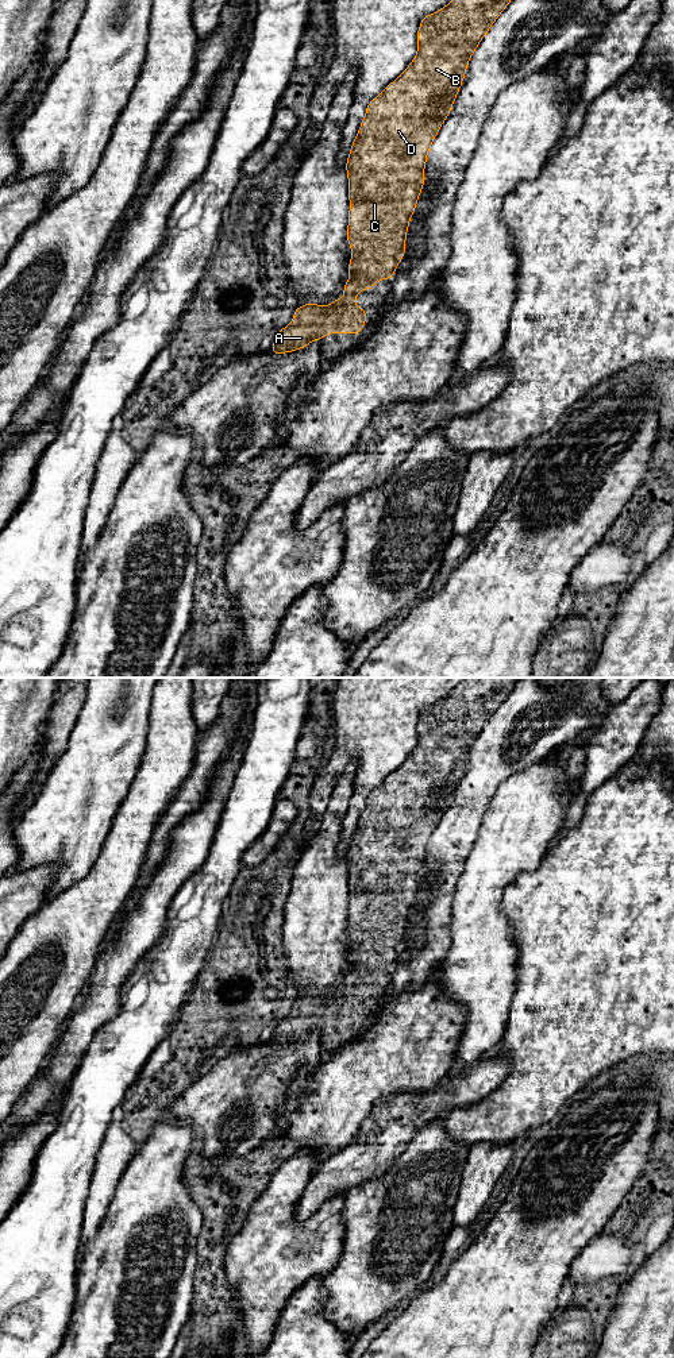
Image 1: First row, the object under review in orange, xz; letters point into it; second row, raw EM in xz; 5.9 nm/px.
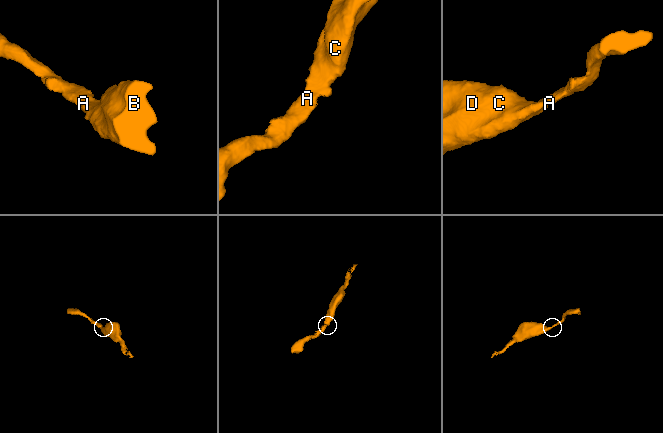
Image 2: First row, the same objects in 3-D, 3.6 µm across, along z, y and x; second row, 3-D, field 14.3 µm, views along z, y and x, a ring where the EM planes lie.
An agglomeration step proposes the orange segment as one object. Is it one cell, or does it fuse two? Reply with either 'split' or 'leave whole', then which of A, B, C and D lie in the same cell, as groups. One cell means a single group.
leave whole; A B C D

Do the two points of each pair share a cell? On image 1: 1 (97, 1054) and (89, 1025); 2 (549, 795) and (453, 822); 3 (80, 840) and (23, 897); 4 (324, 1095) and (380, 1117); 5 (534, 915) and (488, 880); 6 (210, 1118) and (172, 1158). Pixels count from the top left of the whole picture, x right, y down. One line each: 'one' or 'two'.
1: two
2: two
3: two
4: two
5: two
6: two

